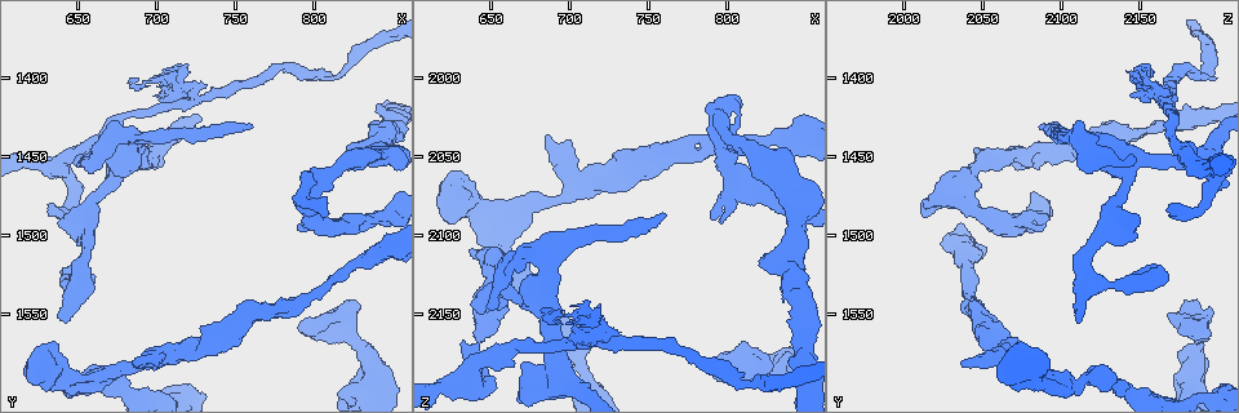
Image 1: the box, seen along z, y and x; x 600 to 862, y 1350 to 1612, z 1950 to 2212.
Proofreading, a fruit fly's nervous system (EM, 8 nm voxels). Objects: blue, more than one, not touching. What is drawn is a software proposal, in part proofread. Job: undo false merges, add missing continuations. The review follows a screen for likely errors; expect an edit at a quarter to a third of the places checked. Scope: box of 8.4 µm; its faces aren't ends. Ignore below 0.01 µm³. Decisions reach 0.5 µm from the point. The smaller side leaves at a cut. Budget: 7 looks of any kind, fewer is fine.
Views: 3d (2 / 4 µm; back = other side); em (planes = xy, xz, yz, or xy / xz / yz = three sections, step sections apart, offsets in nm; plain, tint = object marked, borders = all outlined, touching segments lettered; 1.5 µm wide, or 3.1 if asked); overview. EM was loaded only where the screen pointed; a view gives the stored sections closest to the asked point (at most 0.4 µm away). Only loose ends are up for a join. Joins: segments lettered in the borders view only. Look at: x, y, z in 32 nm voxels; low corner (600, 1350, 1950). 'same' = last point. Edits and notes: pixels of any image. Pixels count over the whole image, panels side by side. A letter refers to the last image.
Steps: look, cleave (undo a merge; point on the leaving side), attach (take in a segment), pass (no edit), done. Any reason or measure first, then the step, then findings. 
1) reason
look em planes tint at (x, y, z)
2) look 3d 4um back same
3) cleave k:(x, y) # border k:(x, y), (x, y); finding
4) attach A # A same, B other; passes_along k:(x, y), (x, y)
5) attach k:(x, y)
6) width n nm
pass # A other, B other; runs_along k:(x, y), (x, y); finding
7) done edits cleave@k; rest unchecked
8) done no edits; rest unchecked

look 3d 4um at (840, 1512, 2038)

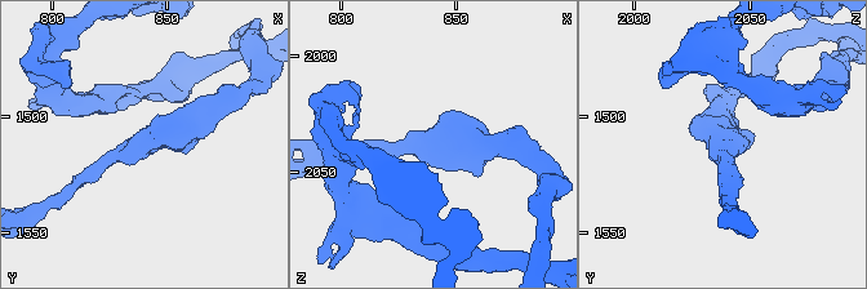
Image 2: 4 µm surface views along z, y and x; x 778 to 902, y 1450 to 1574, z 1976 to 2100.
arm_widths 220, 340 nm
look em xy step 4 tint at (840, 1514, 2037)

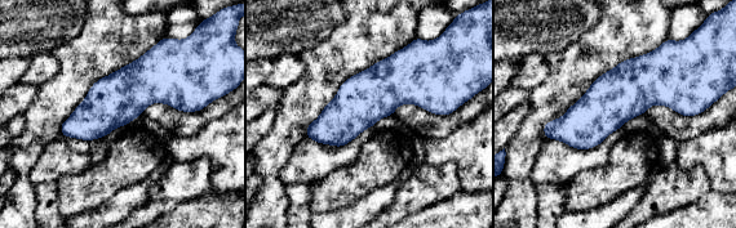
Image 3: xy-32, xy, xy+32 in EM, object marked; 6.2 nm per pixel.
look em planes borders same

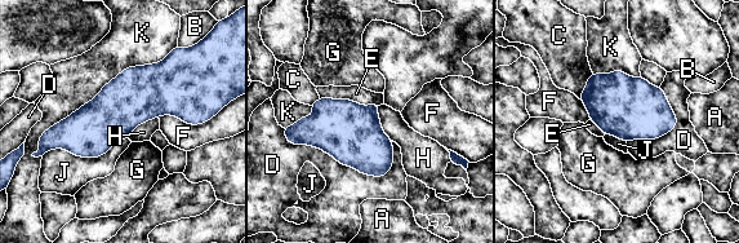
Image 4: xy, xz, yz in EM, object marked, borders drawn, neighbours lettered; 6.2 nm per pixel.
width 340 nm
pass # A other, B other, C other, D other, E other, F other, G other, H other, J other, K other; border 4:(379, 105), (381, 128), (392, 140); all the same neuron

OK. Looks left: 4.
an open end
look 3d 4um at (718, 1396, 2146)

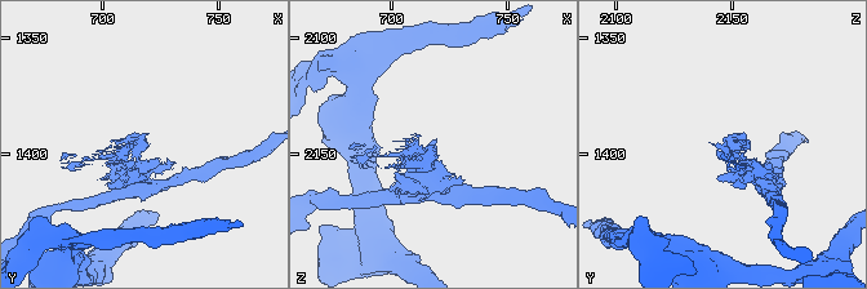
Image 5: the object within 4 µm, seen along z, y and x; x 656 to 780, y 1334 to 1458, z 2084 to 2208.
now the EM
look em xy step 4 borders at (717, 1394, 2145)

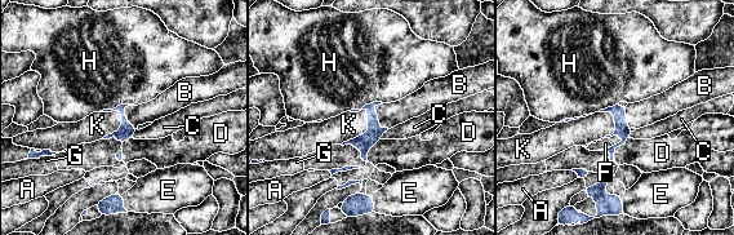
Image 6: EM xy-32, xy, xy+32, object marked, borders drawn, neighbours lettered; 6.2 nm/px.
look em planes borders same

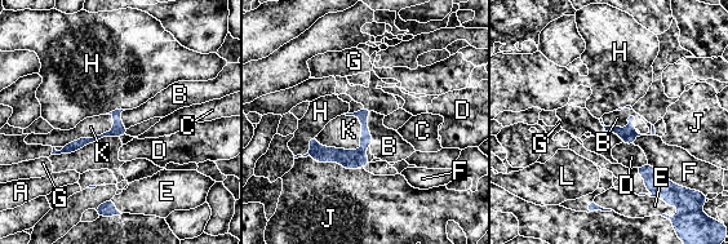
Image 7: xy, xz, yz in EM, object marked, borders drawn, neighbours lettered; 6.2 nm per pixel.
pass # A other, B other, C other, D other, E other, F other, G other, H other, J other, K other, L other; runs_along 7:(367, 111), (355, 155), (316, 159); none of them fits

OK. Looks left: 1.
branch stops here
look em xz step 4 borders at (642, 1554, 2112)

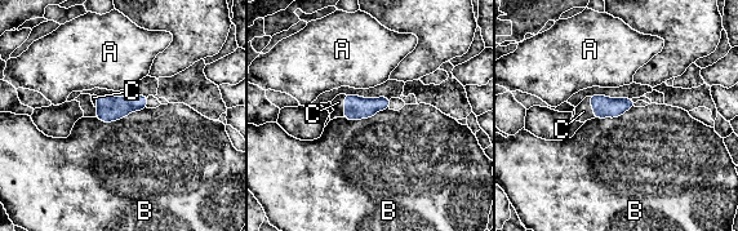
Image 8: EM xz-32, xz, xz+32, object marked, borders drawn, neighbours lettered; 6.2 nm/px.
attach C # A other, B other, C same; passes_along 8:(356, 107), (345, 106), (338, 102); the neuron continues

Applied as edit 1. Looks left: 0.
done edits attach@8; rest unchecked

